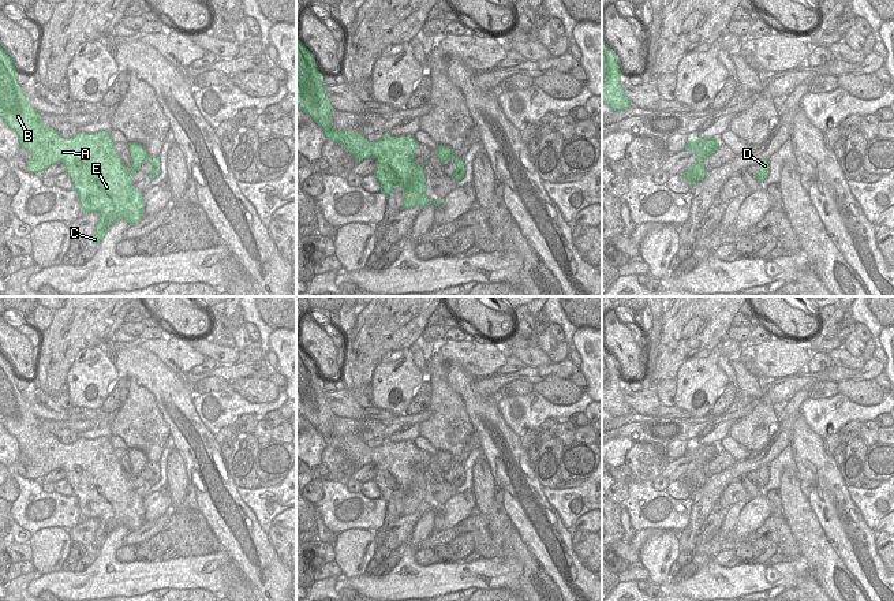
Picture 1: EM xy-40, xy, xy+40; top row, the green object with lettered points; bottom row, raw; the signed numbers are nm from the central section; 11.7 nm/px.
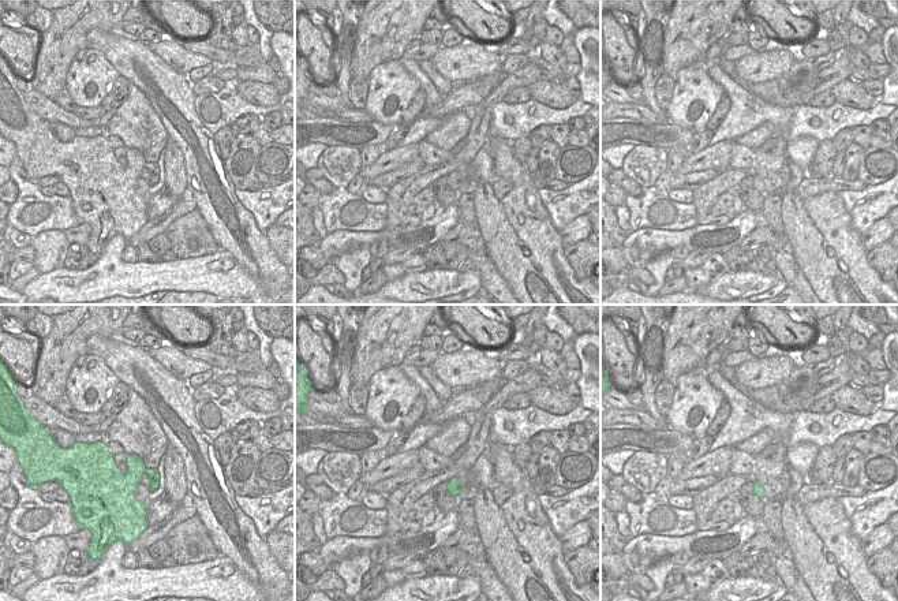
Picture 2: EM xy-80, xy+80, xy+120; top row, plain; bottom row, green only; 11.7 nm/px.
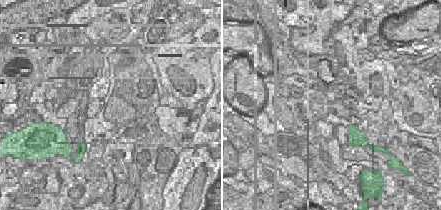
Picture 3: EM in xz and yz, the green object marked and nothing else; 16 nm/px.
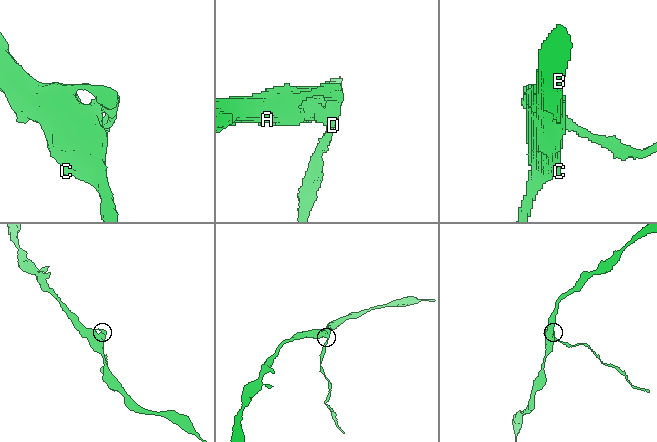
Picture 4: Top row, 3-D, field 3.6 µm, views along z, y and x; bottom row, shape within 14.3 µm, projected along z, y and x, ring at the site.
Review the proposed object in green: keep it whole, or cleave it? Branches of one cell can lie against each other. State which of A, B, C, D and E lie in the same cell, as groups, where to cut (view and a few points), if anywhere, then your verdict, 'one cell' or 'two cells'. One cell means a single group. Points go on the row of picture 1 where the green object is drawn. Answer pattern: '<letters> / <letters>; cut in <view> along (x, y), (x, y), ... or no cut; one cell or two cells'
A B C D E; no cut; one cell

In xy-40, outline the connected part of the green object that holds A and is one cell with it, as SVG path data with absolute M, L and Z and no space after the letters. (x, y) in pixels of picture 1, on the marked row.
M0 46L0 117L19 137L19 146L31 154L26 161L26 172L40 175L48 167L63 163L66 173L70 176L74 190L79 195L82 213L97 213L98 223L91 238L91 244L98 246L105 232L117 220L126 220L130 225L143 219L145 201L143 193L132 184L132 176L139 171L141 164L147 160L152 164L150 180L161 173L160 157L149 154L143 145L138 142L128 143L131 167L126 167L120 154L115 150L108 131L86 134L78 131L72 138L63 138L56 130L45 124L41 113L34 109L29 98L23 94L22 86L16 81L15 68L8 53Z

